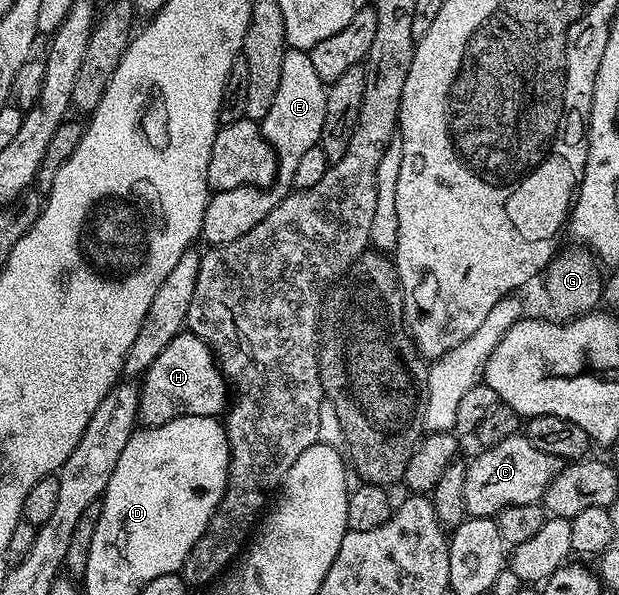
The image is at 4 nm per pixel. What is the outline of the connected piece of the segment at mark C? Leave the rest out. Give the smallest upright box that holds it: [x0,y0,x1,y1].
[463,435,563,518]

